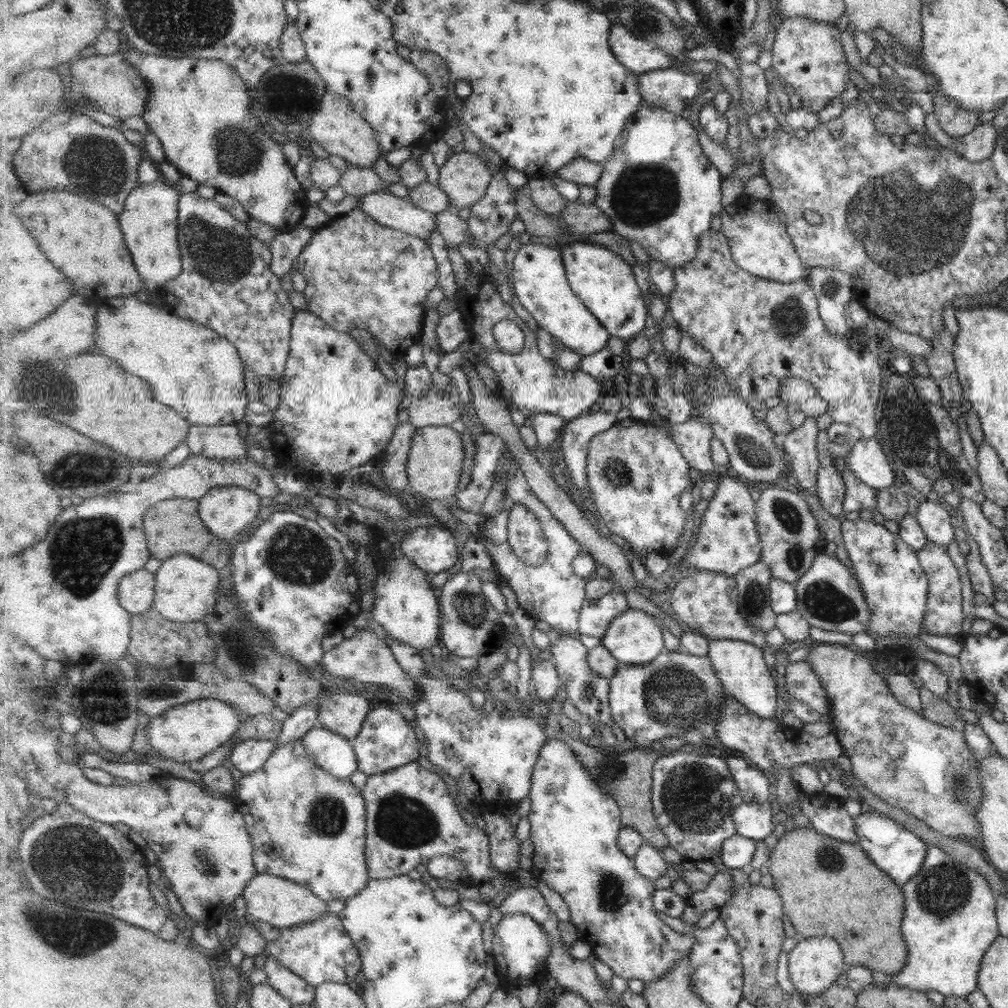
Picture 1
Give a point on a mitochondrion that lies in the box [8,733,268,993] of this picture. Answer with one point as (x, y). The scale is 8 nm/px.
(74, 865)

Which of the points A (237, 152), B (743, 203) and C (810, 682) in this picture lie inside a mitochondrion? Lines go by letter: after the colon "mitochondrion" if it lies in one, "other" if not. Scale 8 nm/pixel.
A: mitochondrion
B: other
C: other

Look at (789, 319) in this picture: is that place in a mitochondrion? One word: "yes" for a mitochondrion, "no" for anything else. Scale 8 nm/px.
yes

